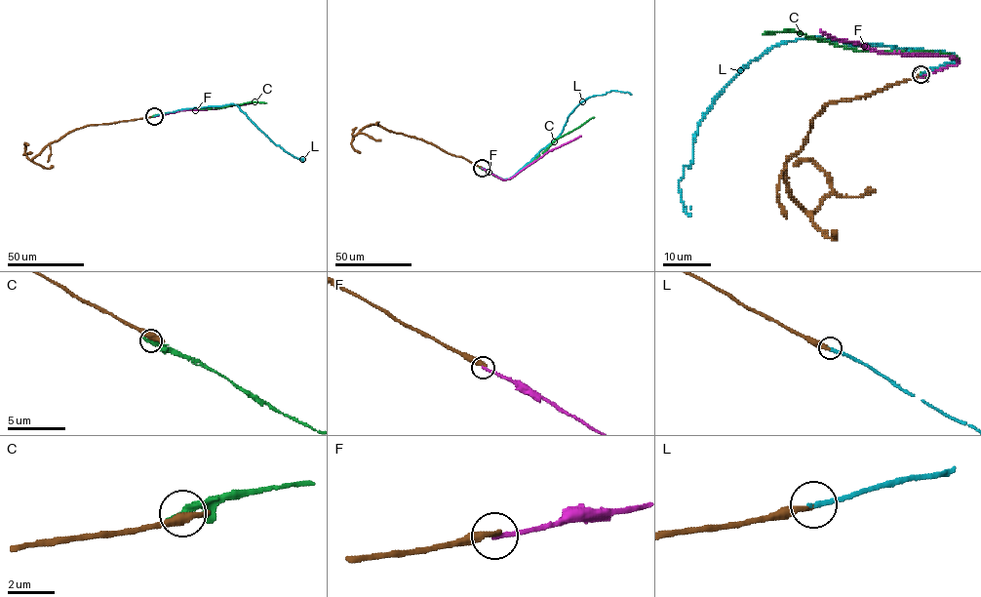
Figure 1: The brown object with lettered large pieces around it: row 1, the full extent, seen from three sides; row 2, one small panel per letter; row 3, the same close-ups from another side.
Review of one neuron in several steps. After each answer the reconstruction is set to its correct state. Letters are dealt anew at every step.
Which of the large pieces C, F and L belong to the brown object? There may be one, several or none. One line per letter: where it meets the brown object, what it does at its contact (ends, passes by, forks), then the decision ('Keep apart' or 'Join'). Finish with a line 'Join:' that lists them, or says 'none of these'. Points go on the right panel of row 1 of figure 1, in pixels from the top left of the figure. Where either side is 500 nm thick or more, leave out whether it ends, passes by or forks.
C: Touches brown at (921, 75). Keep apart
F: Touches brown at (922, 75). It ends there. Keep apart
L: Touches brown at (921, 74). It ends there. Join
Join: L

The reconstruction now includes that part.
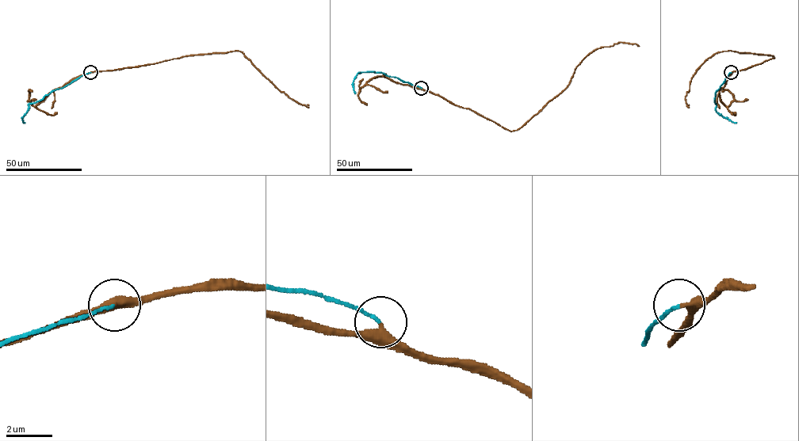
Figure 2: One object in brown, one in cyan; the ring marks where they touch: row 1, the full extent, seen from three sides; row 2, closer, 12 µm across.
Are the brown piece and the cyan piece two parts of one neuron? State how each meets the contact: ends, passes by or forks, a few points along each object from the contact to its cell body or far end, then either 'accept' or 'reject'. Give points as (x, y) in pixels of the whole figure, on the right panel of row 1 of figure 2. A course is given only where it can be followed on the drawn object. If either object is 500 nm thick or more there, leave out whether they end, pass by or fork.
brown passes by | cyan ends | brown via (731, 72), (774, 57), (730, 51), (713, 54), (691, 78), (689, 92), (685, 97), (687, 107), (689, 104) | cyan via (731, 72), (716, 92), (714, 100), (716, 110), (736, 123) | accept

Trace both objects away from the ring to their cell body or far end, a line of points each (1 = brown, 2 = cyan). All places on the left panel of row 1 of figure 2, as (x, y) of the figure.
1: (90, 72), (236, 51), (242, 51), (281, 92), (300, 104), (308, 107), (307, 104)
2: (90, 72), (40, 100), (29, 103), (23, 117), (24, 123)

